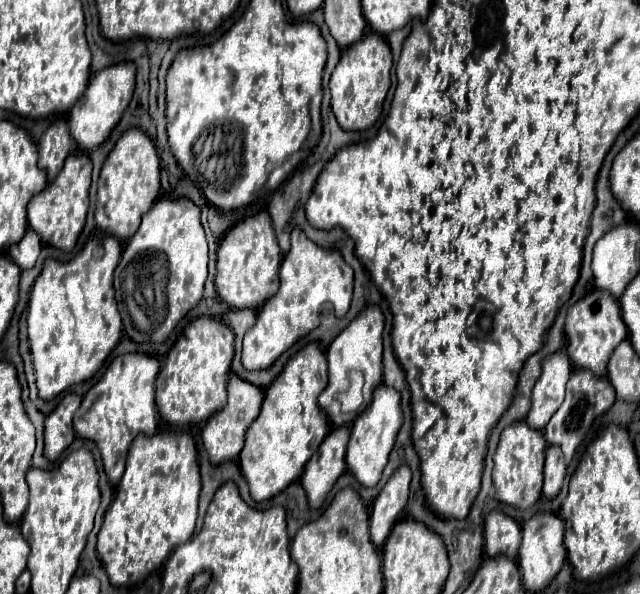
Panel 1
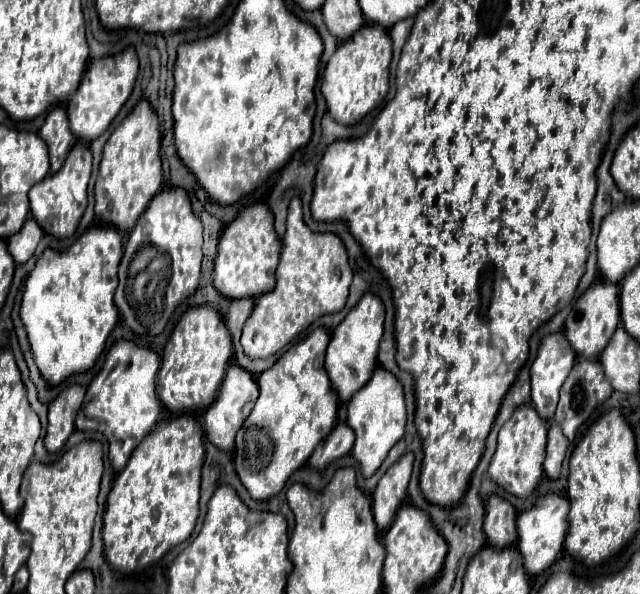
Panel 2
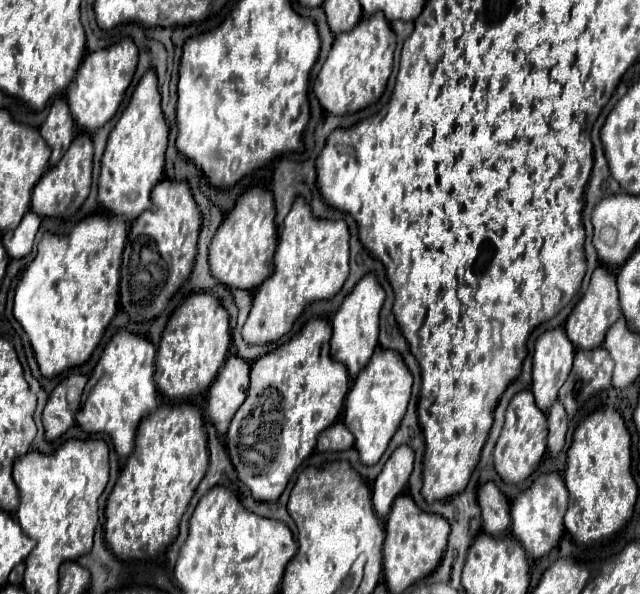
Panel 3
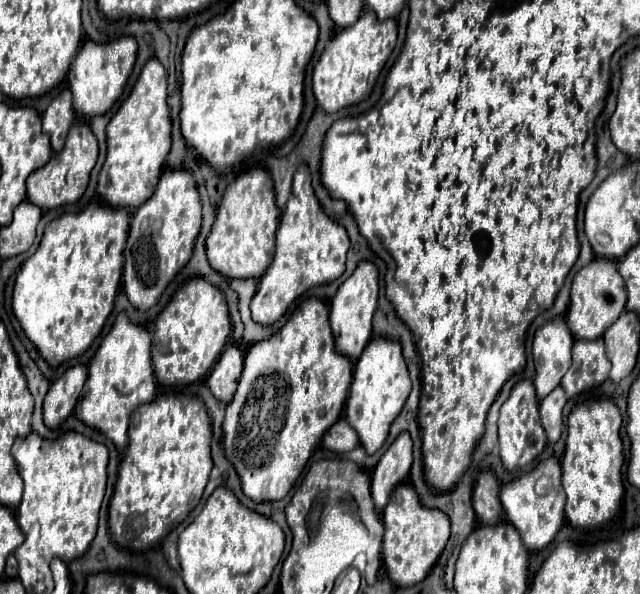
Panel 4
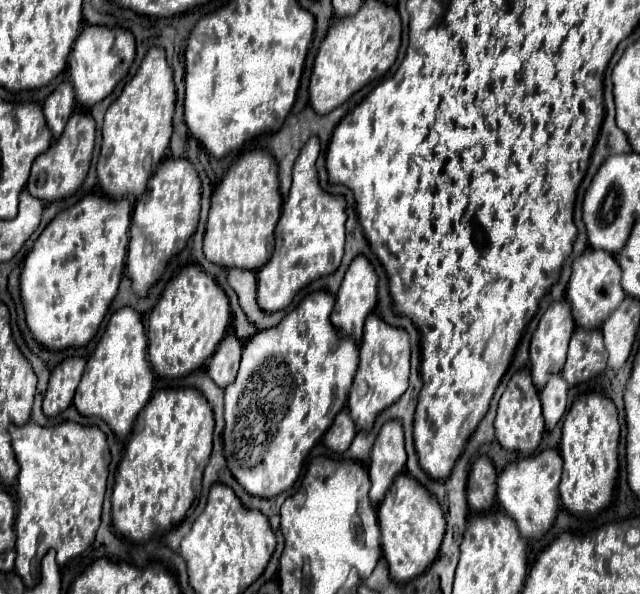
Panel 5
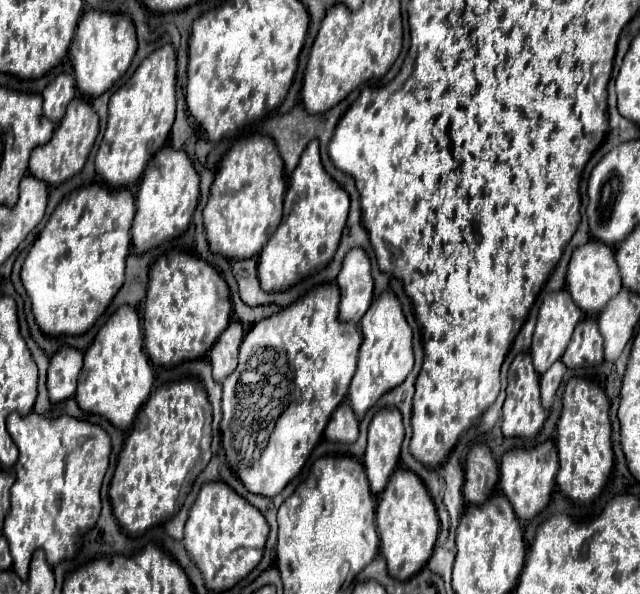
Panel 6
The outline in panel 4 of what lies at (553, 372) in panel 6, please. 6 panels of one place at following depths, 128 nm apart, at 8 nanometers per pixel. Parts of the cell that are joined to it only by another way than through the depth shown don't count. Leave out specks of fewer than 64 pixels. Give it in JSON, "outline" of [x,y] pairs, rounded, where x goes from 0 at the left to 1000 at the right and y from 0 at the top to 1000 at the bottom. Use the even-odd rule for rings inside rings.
{"outline":[[[875,650],[844,677],[844,704],[847,704],[847,717],[856,731],[856,744],[872,744],[872,737],[878,734],[881,680],[884,680],[884,667]]]}

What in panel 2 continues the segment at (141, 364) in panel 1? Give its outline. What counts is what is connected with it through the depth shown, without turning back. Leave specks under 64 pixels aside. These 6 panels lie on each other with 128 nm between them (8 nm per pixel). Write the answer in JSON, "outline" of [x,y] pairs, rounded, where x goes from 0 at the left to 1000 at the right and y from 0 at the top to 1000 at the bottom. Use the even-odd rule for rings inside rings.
{"outline":[[[184,572],[156,623],[134,657],[131,680],[119,700],[119,724],[156,727],[169,741],[169,774],[178,795],[188,795],[206,764],[206,754],[238,724],[250,704],[250,673],[244,667],[244,630],[250,603],[244,593],[213,582],[200,572]]]}

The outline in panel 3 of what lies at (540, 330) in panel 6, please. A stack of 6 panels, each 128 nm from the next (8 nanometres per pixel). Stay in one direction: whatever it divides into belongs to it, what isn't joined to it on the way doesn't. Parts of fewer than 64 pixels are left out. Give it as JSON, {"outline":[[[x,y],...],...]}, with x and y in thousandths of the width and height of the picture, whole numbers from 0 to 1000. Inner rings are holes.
{"outline":[[[881,552],[856,556],[838,572],[831,613],[831,663],[838,684],[847,694],[856,694],[856,687],[872,670],[875,650],[884,643],[894,623],[897,596],[900,586],[894,586],[894,576],[888,572],[888,566],[881,566]]]}

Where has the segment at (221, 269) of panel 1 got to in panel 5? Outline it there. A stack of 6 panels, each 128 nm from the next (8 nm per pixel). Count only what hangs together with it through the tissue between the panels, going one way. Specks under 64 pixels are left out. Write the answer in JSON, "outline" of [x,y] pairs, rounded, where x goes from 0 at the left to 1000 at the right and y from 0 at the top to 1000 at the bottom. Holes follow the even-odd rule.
{"outline":[[[416,253],[381,256],[353,290],[331,327],[331,347],[319,397],[325,441],[350,451],[403,458],[428,424],[428,384],[438,367],[441,330],[434,320],[434,283]]]}

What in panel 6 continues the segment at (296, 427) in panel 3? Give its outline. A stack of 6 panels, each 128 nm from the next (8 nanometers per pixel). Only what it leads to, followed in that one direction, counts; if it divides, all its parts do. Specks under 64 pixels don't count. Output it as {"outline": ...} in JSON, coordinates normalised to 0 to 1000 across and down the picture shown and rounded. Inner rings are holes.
{"outline":[[[500,478],[434,529],[394,549],[375,582],[375,613],[366,633],[347,646],[347,754],[353,778],[394,832],[431,835],[475,788],[488,754],[506,731],[519,694],[538,677],[556,626],[566,562],[559,549],[528,539],[531,488],[525,478]]]}

